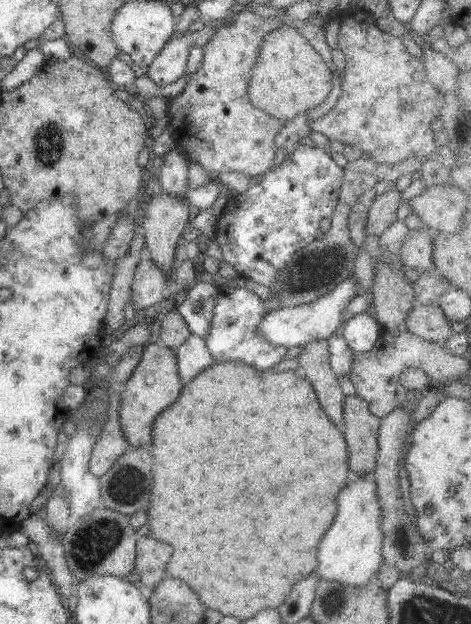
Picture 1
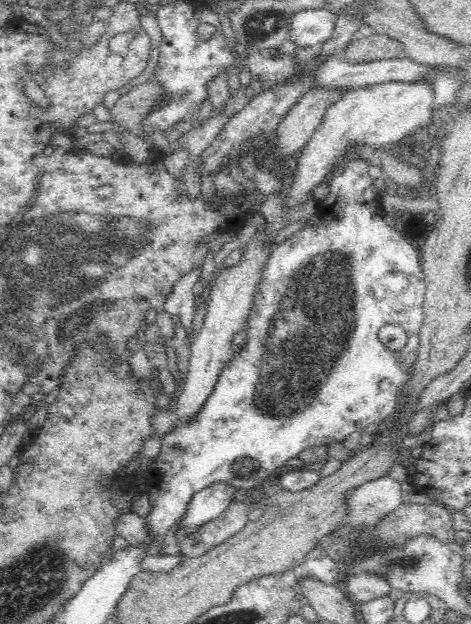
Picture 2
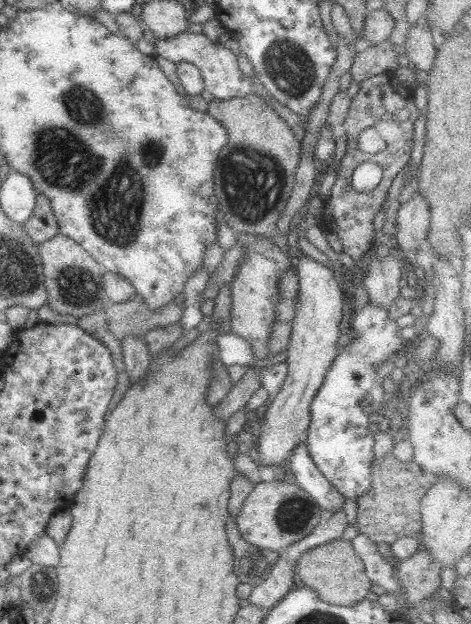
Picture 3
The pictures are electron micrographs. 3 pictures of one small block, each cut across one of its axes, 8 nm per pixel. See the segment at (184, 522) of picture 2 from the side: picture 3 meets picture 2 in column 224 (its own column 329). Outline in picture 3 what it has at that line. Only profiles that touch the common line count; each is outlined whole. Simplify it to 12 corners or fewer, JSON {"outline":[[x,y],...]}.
{"outline":[[307,444],[288,461],[303,488],[322,510],[342,510],[346,497],[318,470]]}

